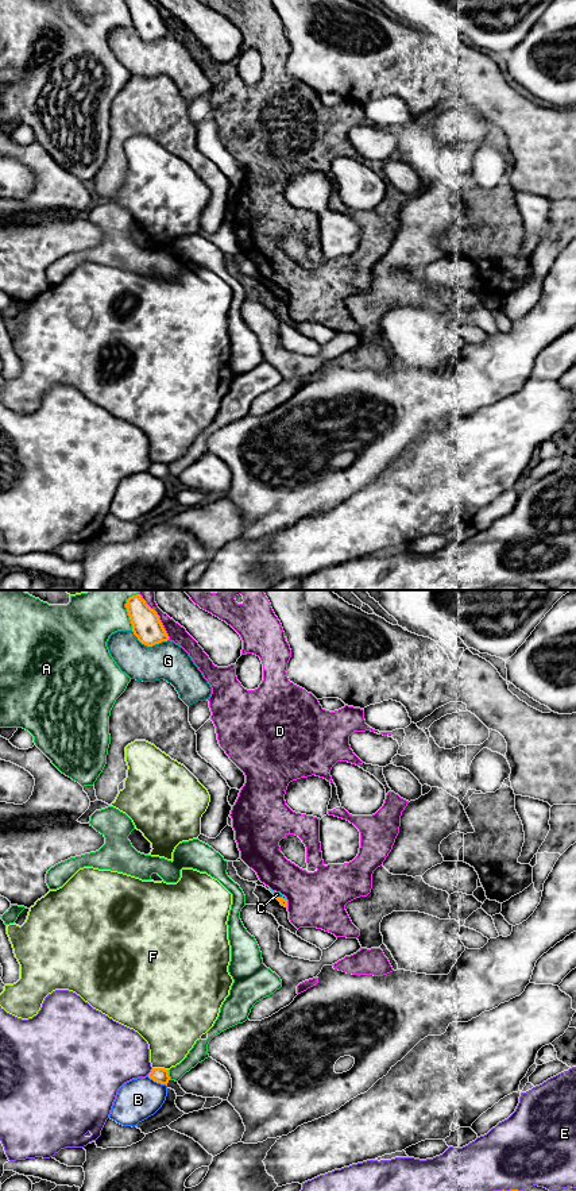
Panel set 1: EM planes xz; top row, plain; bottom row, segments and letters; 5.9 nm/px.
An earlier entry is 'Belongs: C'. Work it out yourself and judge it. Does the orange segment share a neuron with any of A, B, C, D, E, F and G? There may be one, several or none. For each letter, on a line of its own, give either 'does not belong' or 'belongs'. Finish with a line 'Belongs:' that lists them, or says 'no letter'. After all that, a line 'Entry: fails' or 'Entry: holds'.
A: does not belong
B: does not belong
C: does not belong
D: does not belong
E: does not belong
F: does not belong
G: does not belong
Belongs: no letter
Entry: fails

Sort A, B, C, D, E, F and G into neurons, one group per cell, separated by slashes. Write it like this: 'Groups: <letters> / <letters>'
Groups: A / B / C / D / E / F / G

